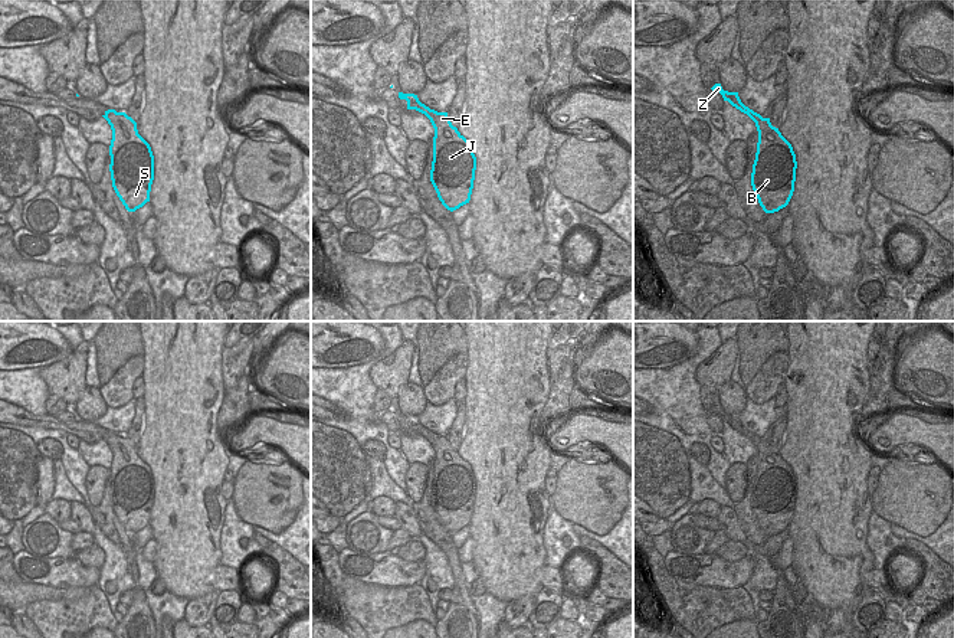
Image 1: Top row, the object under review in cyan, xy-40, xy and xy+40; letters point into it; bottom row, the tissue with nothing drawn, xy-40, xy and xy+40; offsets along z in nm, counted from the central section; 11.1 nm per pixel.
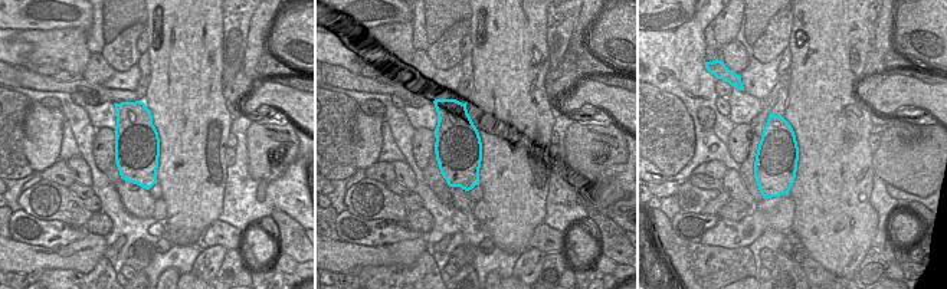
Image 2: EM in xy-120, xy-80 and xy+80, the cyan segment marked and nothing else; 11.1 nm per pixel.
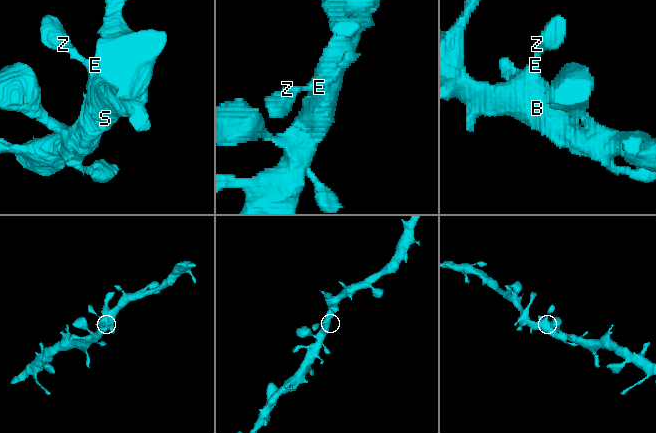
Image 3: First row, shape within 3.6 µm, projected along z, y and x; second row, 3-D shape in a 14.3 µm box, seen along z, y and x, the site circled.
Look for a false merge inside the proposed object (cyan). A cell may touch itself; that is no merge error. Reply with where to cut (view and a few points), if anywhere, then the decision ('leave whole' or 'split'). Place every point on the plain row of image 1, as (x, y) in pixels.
cut none; leave whole

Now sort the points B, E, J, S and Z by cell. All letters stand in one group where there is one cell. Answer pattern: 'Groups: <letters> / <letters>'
Groups: B E J S Z

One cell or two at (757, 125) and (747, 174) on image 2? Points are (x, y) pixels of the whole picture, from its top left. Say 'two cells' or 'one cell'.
one cell

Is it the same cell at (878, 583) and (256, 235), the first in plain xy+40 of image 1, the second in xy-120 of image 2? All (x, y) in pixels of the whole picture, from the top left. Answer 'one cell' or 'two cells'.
two cells

